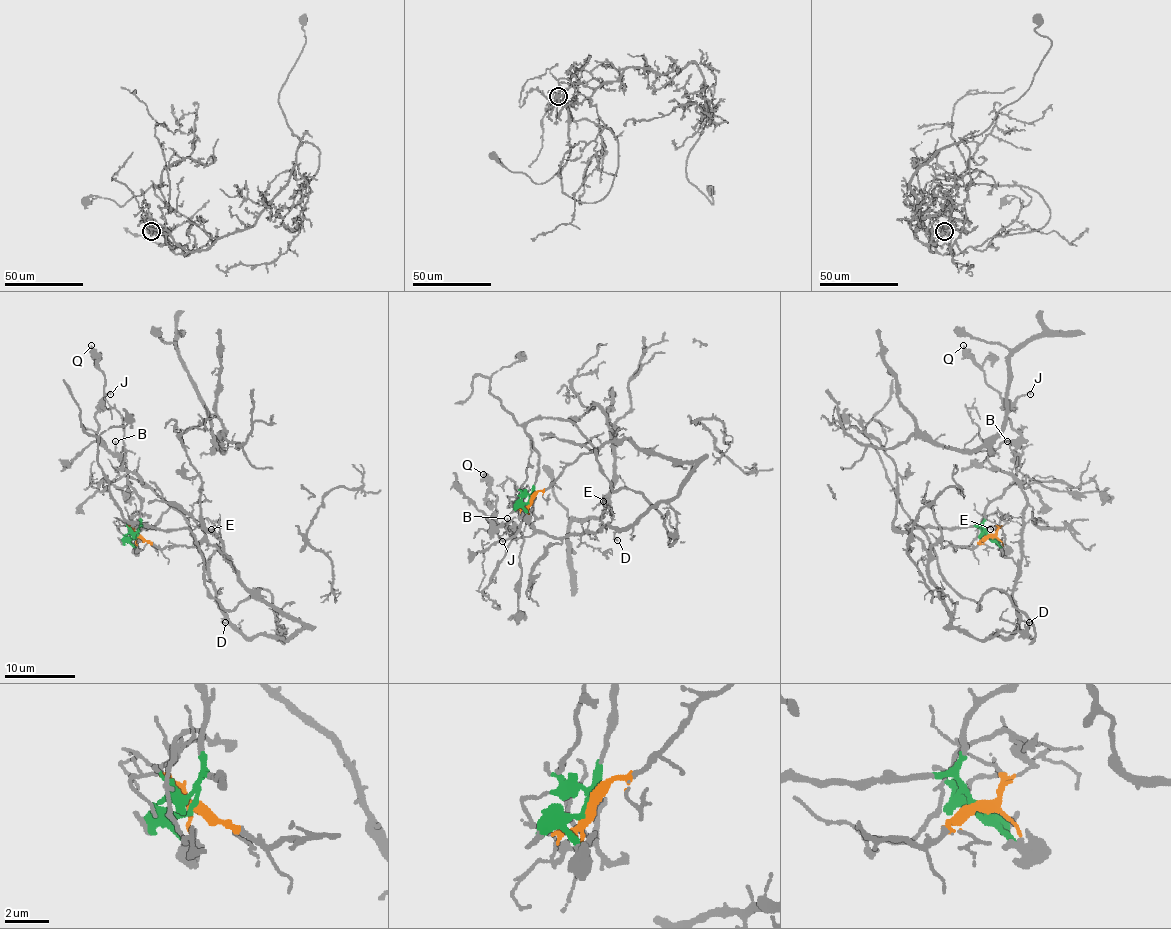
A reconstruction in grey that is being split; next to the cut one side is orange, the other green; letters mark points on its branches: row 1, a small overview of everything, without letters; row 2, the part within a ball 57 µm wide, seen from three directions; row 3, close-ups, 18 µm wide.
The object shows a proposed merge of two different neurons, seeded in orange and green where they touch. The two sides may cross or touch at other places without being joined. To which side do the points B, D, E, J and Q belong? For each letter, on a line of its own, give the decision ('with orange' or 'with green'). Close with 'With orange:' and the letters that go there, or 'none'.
B: with green
D: with orange
E: with orange
J: with green
Q: with green
With orange: D, E

